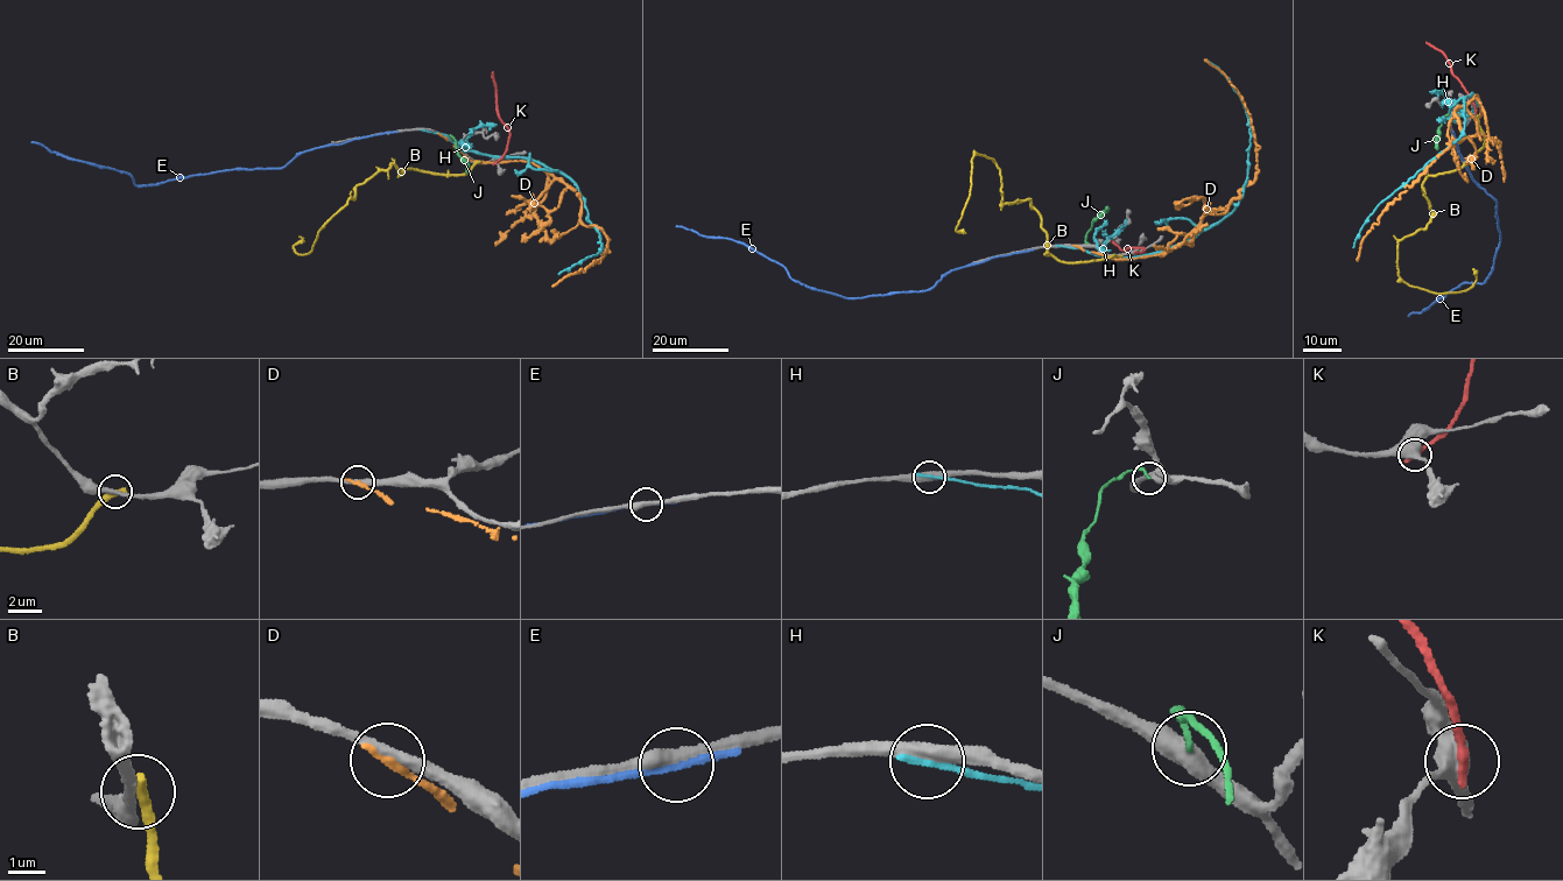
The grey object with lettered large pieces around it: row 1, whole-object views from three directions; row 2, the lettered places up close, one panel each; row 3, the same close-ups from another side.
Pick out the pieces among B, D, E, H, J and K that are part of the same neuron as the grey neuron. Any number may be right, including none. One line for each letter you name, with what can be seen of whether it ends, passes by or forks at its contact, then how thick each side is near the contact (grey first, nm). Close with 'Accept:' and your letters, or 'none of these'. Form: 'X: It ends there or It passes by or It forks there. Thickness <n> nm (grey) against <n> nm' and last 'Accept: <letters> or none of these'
J: It ends there. Thickness 440 nm (grey) against 170 nm
Accept: J

